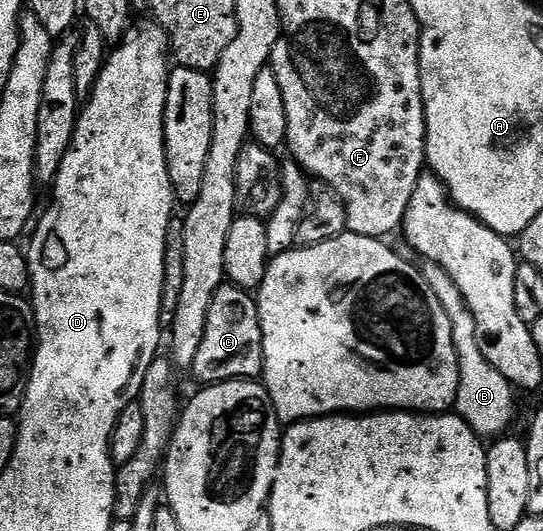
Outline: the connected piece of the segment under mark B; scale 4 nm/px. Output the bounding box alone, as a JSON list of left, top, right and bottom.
[423,262,515,440]

